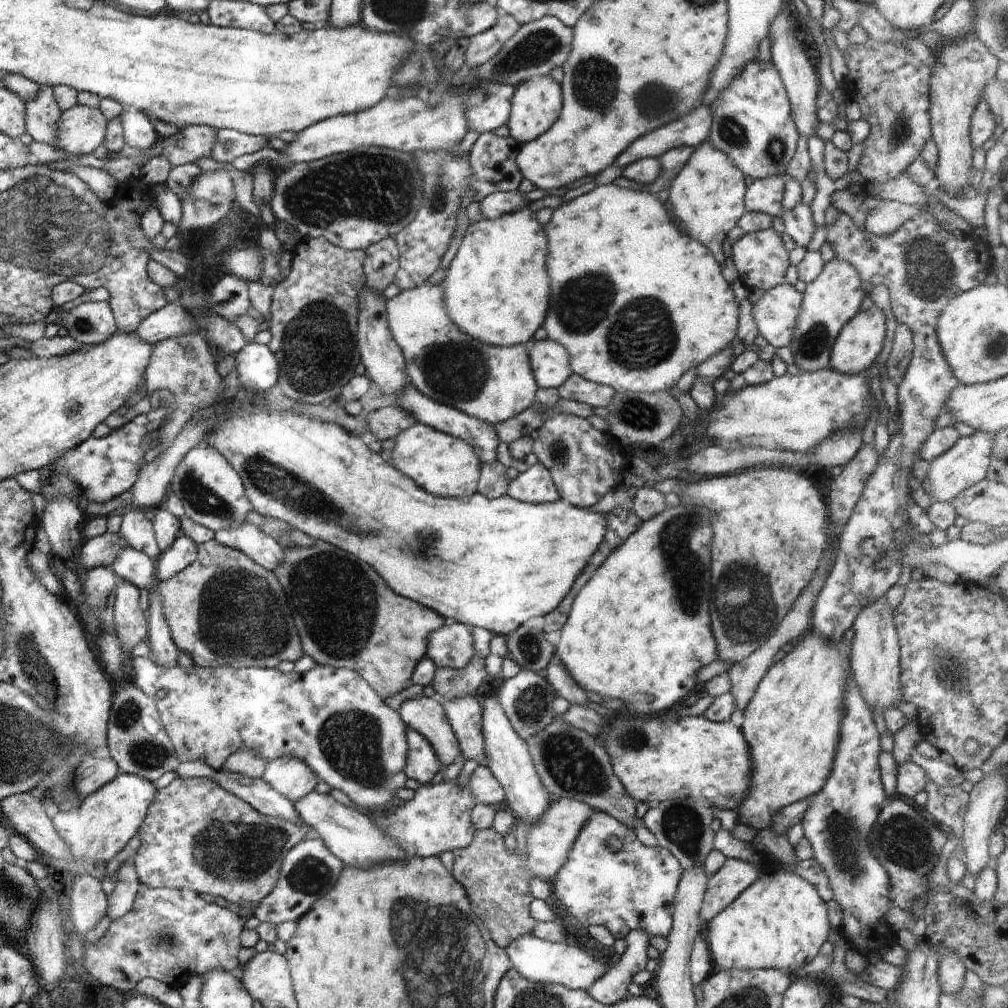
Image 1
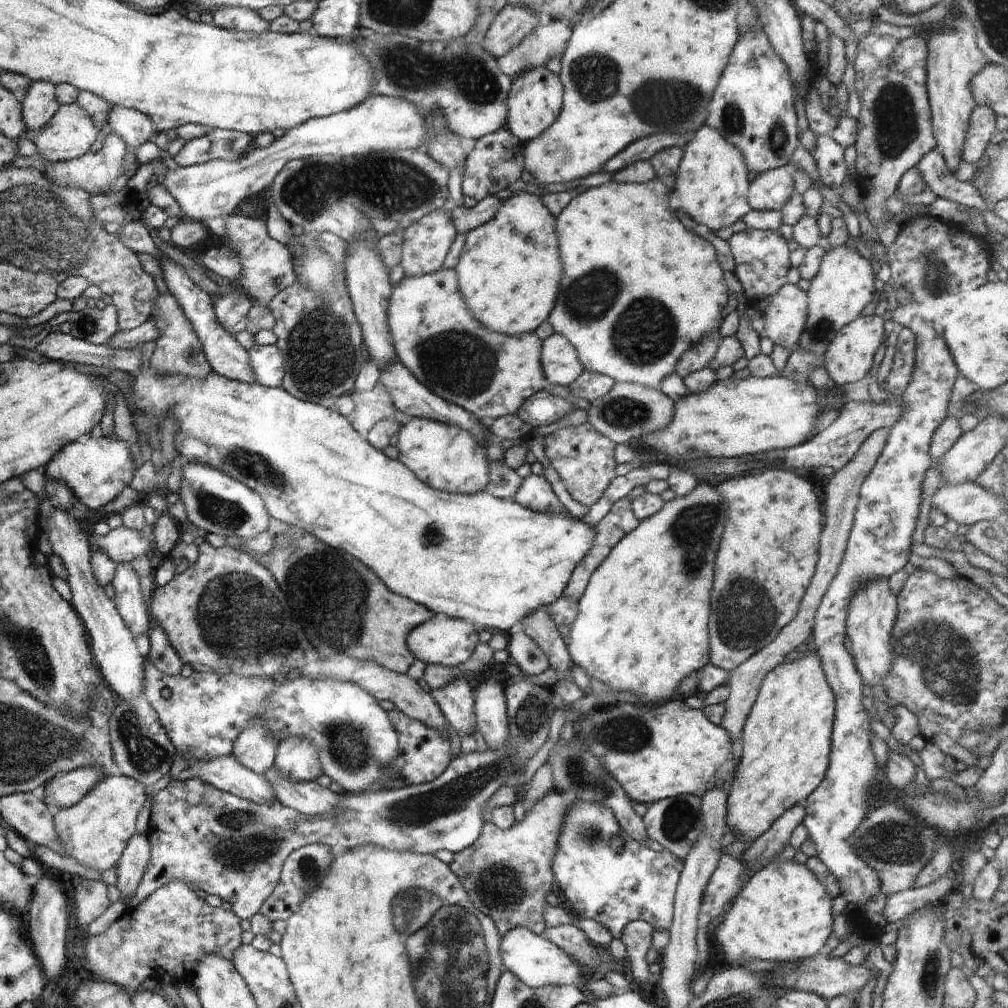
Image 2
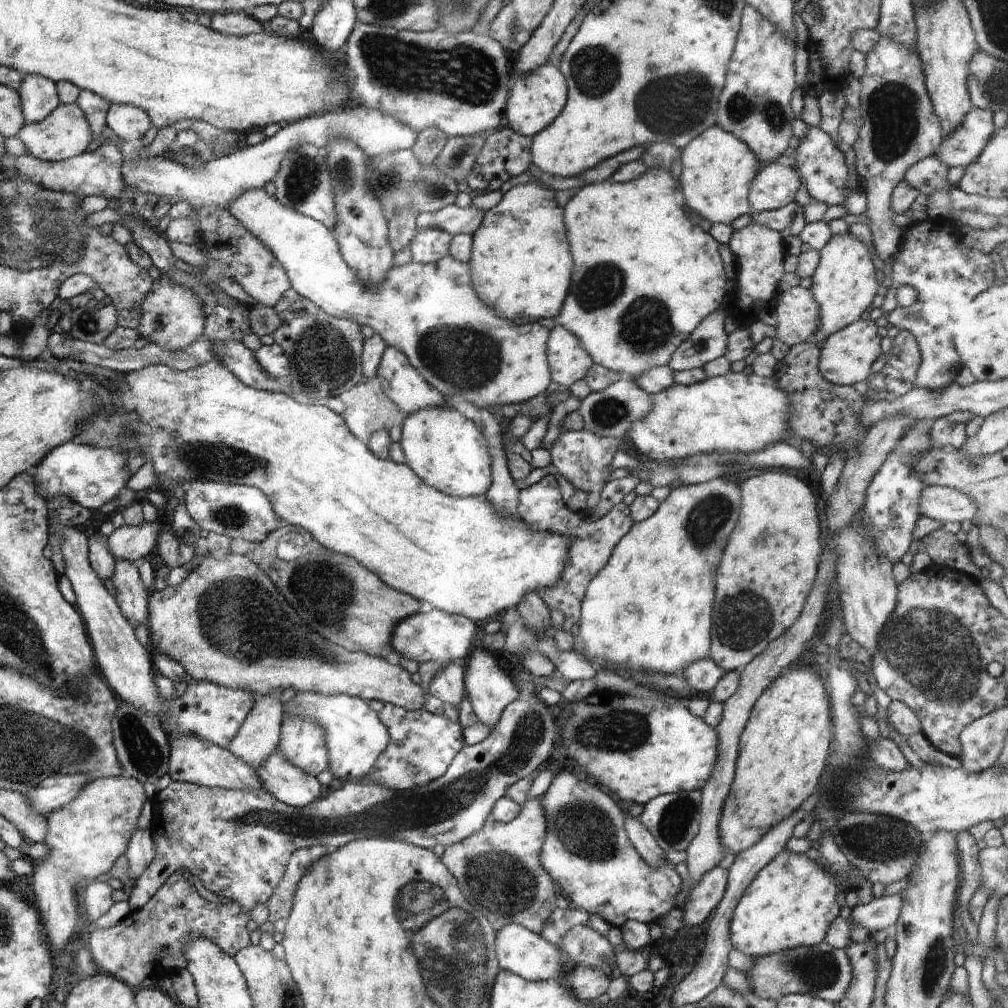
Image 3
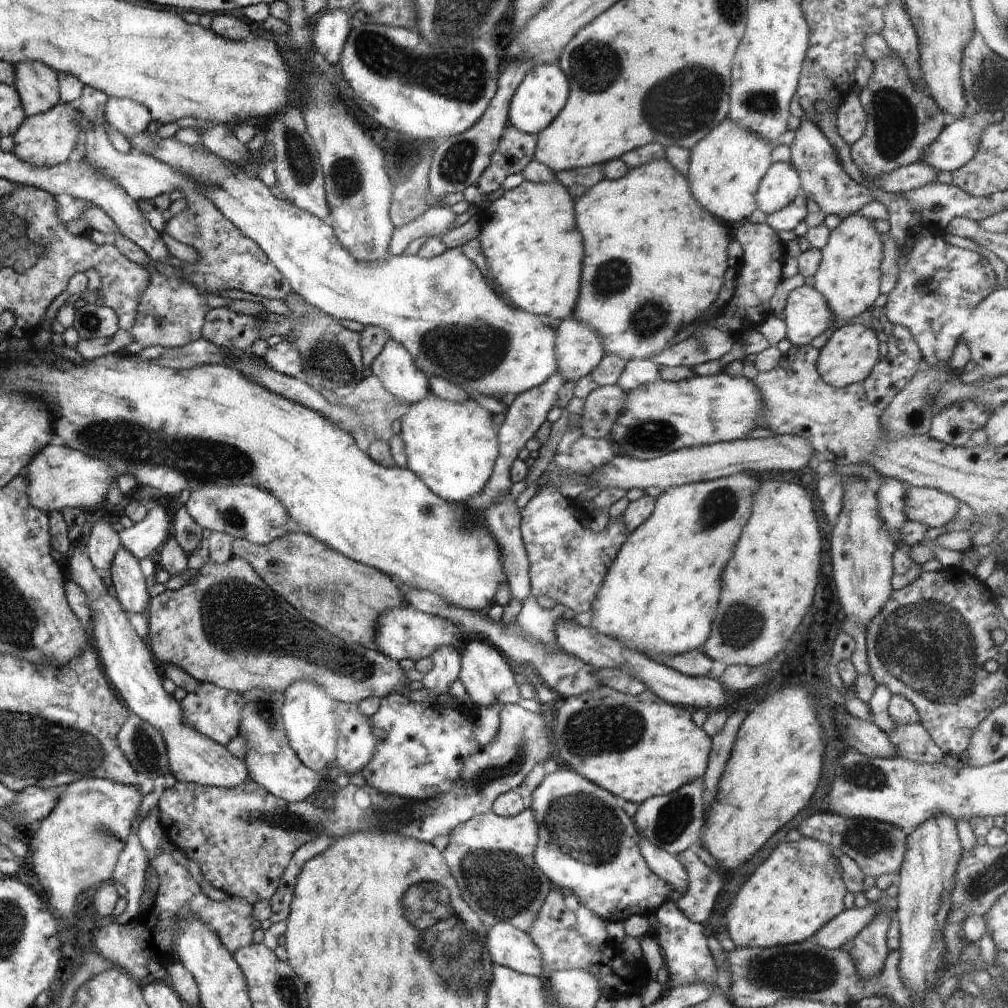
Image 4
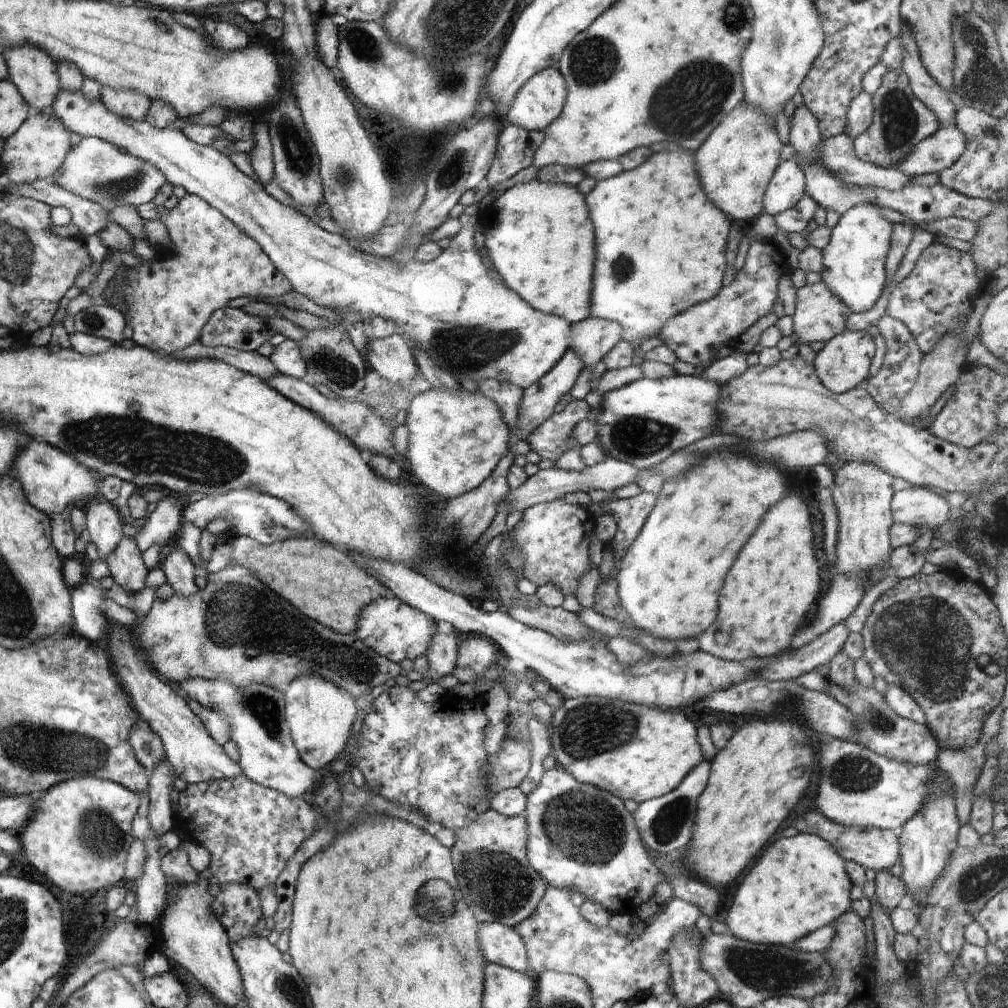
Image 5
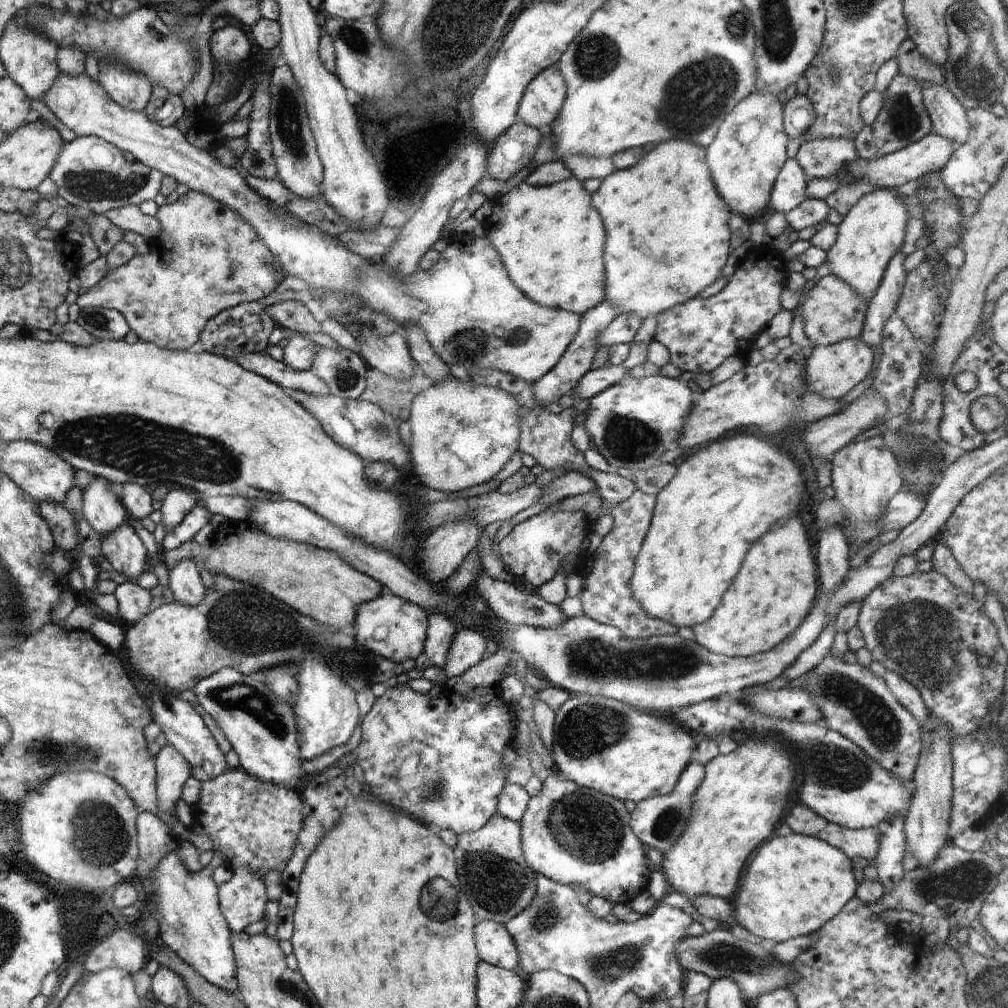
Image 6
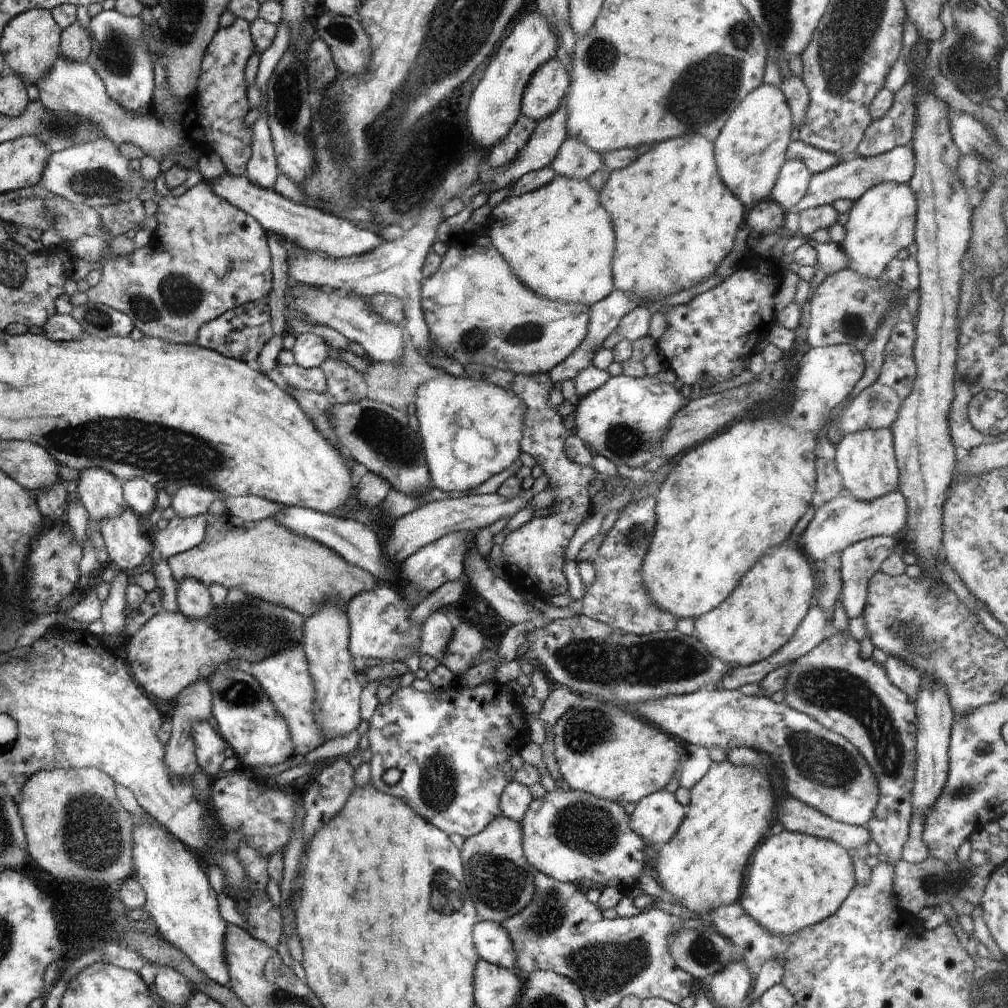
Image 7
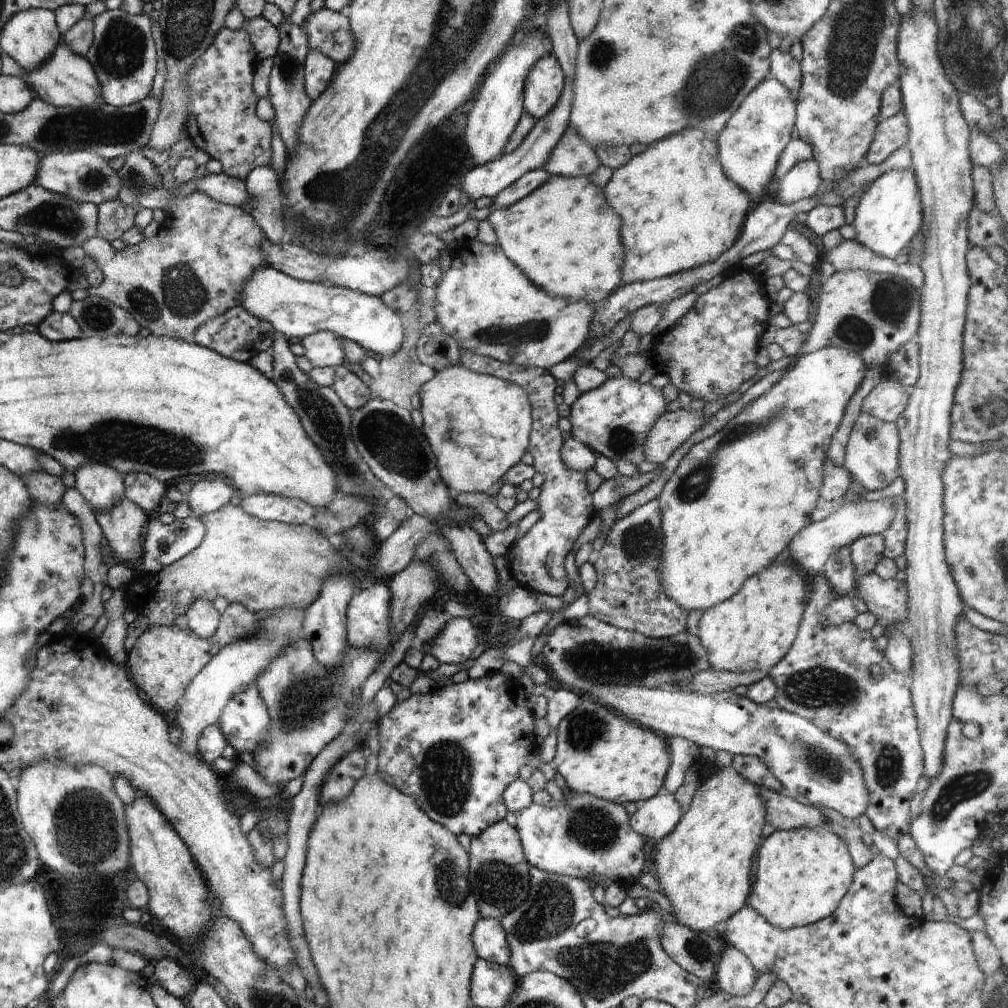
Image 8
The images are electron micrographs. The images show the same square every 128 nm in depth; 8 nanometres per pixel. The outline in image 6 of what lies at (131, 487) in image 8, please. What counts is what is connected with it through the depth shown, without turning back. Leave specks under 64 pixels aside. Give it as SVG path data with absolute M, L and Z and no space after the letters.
M126 482L122 485L120 498L129 518L140 519L144 528L153 533L156 529L156 523L149 517L153 511L150 495L151 493L148 493L140 484Z

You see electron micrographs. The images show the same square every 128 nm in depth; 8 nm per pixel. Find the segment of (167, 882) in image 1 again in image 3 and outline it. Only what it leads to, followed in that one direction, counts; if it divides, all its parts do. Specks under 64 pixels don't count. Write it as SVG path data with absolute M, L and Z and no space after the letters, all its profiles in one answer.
M524 694L504 708L498 724L486 740L464 746L446 772L426 786L398 792L374 783L364 785L356 781L346 782L342 788L332 790L326 798L316 799L302 808L284 804L261 788L246 791L228 790L172 781L164 790L154 795L160 802L162 814L159 818L154 818L154 826L150 827L152 838L156 842L156 858L135 880L134 888L127 898L130 908L137 911L146 906L166 878L182 868L188 868L192 874L196 874L210 892L230 898L249 914L254 906L265 905L268 902L280 884L286 863L295 850L324 845L331 851L357 838L392 838L428 849L434 848L436 844L448 847L464 842L468 836L482 828L495 802L506 794L506 790L514 782L526 776L534 776L537 774L538 766L552 757L558 732L559 728L550 714L549 706L536 694L531 699Z

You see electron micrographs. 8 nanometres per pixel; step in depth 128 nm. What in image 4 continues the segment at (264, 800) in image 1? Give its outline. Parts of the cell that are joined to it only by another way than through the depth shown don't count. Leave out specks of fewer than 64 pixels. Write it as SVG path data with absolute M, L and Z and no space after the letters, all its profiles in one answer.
M72 547L67 555L66 567L69 580L74 581L86 594L88 605L92 610L92 627L90 632L94 644L97 644L97 656L104 662L104 672L118 694L128 703L130 710L135 712L144 722L154 726L166 745L169 769L174 778L183 783L194 783L204 786L230 788L240 786L249 778L245 761L232 756L228 749L208 736L196 732L182 718L179 702L162 687L164 677L159 666L152 664L152 654L140 640L140 635L128 622L128 614L122 603L108 594L102 578L96 574L94 563L88 560L86 548Z

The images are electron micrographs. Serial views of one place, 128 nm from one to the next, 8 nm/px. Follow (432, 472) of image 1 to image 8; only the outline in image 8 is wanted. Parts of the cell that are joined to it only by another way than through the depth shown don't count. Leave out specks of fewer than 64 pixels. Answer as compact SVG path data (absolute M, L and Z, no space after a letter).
M461 364L436 371L434 378L422 384L419 391L423 416L423 434L427 438L442 482L456 492L486 493L489 488L520 462L528 450L532 432L531 404L523 385L512 384L496 376L480 374Z

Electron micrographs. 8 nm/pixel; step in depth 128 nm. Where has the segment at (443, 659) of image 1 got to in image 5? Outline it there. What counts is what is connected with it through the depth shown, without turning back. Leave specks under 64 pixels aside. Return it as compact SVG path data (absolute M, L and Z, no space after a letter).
M391 595L378 598L362 609L355 633L362 642L392 662L399 663L404 659L414 661L428 650L434 634L434 620Z

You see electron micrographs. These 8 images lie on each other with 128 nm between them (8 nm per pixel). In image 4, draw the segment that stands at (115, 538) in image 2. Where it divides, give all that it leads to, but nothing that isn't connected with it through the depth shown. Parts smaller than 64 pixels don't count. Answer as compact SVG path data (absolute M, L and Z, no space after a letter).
M156 504L143 521L120 531L121 548L136 558L144 558L159 549L171 537L170 528L173 523L166 511L163 505Z

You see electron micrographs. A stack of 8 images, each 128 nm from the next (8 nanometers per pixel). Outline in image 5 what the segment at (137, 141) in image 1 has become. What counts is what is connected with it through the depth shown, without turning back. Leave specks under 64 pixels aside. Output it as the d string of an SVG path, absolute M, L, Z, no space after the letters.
M110 86L102 88L100 100L102 100L108 110L112 111L112 114L116 114L120 118L126 118L130 122L145 120L148 110L151 108L150 104L152 104L150 98L140 94L140 92L134 92L134 90L114 90Z

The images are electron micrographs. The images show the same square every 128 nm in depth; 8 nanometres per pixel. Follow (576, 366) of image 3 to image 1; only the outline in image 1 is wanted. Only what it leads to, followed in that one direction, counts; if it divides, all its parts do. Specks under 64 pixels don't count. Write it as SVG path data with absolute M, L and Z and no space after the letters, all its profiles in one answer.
M544 339L533 341L528 350L530 368L538 387L558 388L562 386L573 373L570 368L570 356L562 344L554 340Z

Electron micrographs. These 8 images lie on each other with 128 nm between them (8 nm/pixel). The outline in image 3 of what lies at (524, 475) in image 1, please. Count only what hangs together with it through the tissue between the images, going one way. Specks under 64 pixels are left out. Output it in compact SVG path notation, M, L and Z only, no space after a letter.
M549 474L537 483L519 489L518 500L517 518L532 532L550 532L550 534L568 536L564 572L560 574L560 580L552 588L538 590L538 594L549 610L552 612L558 610L564 614L563 630L570 631L572 626L579 622L582 601L590 580L606 566L618 542L628 534L635 523L631 517L630 507L620 502L608 510L603 517L589 522L584 518L584 511L568 509L560 495L559 482L554 475Z

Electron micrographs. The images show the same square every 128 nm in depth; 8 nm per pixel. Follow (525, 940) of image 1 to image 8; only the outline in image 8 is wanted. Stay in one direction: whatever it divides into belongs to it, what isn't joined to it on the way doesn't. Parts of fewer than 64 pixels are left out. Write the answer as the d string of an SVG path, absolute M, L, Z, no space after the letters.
M480 918L474 925L471 939L479 958L508 966L510 951L506 933L499 919Z

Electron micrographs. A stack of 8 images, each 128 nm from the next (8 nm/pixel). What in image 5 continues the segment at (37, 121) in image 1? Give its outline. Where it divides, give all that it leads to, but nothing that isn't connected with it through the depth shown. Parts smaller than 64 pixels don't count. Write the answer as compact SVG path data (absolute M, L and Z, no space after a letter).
M14 46L3 50L9 80L18 87L28 106L42 112L59 96L58 62L34 46Z

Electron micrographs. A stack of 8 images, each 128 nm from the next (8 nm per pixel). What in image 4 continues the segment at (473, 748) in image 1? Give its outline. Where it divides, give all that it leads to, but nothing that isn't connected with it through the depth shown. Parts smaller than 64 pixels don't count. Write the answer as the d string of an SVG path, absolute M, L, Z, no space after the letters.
M452 644L438 646L430 656L432 670L425 674L422 680L424 688L440 695L446 693L450 684L458 680L460 674L460 655Z

